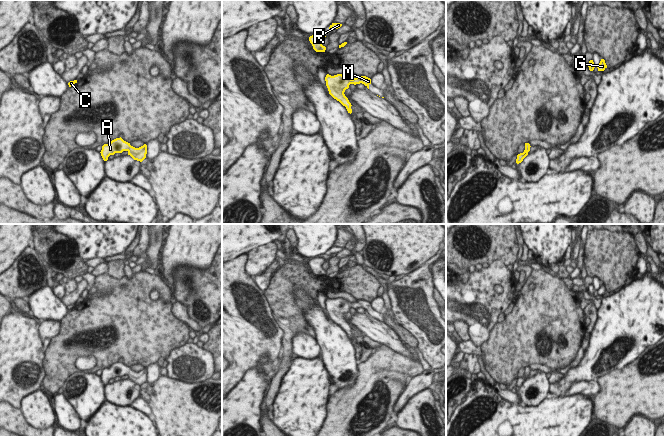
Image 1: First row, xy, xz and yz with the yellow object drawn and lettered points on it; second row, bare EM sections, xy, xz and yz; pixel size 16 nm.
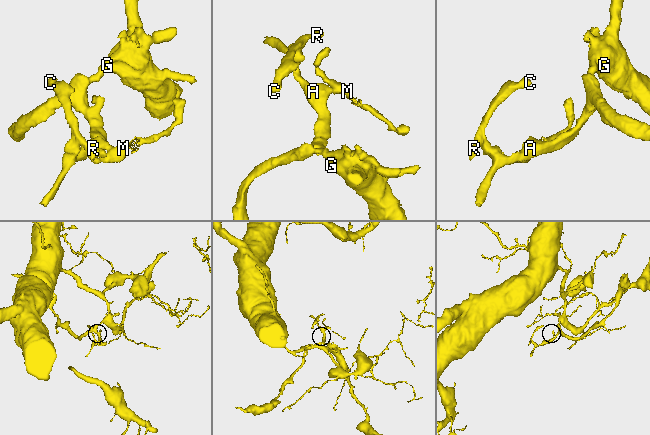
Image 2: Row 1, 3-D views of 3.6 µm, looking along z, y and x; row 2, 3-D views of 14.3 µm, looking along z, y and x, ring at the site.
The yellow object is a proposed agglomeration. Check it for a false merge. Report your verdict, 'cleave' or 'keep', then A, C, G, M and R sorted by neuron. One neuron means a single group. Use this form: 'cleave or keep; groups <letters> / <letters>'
keep; groups A C G M R

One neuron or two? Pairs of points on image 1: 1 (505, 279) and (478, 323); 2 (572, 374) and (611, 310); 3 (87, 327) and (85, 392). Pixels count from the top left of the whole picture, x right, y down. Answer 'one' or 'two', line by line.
1: one
2: one
3: two

